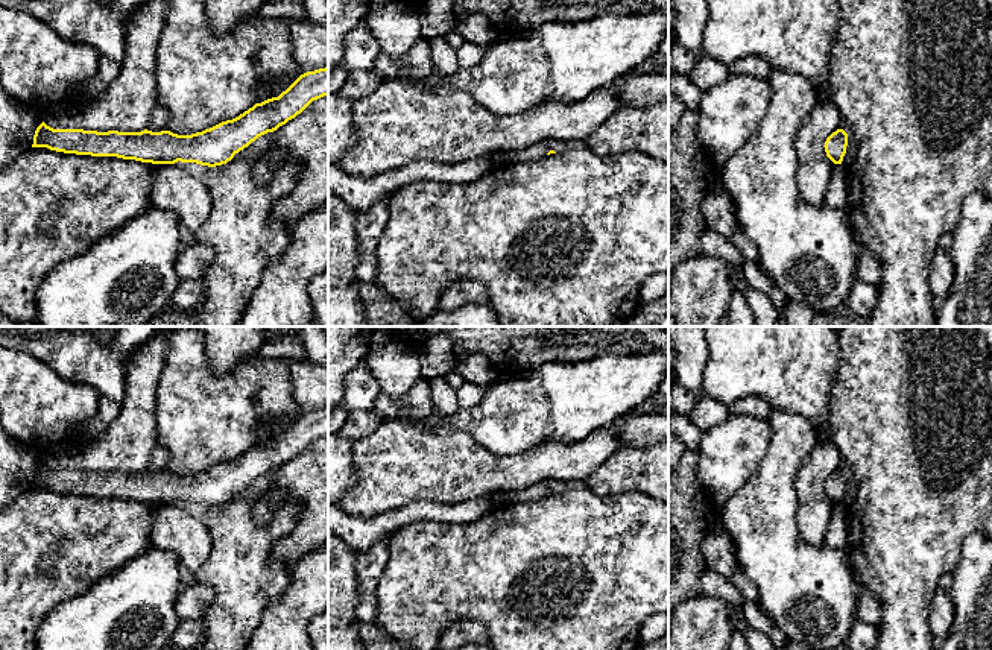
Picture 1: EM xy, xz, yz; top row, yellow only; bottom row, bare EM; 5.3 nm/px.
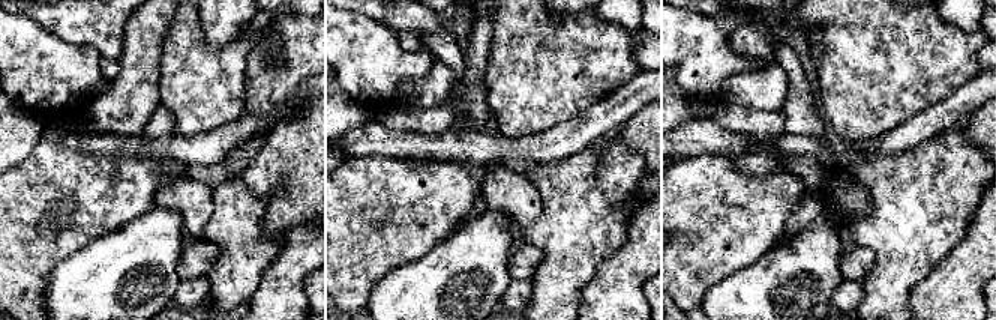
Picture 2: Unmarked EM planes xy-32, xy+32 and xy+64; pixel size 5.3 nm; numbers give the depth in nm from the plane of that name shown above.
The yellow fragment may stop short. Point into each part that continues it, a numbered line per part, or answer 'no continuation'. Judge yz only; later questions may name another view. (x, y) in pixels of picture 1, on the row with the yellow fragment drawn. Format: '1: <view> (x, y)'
no continuation

